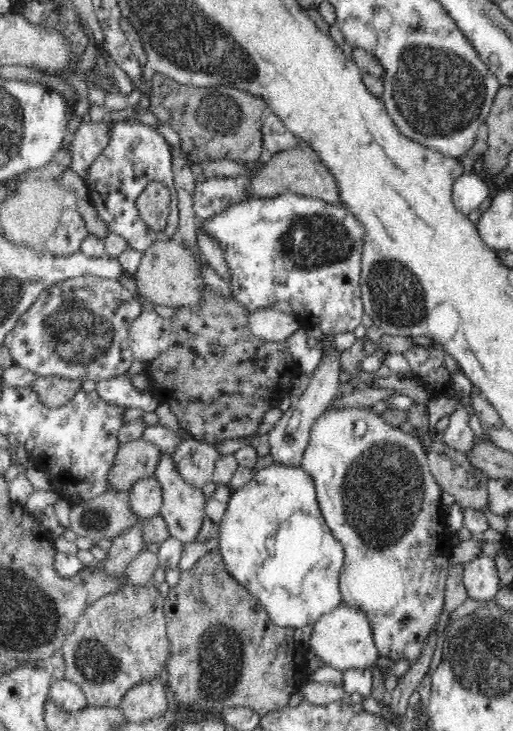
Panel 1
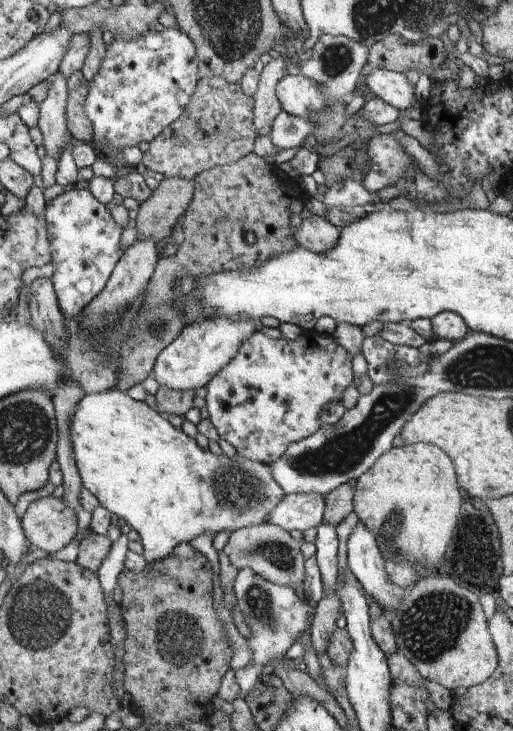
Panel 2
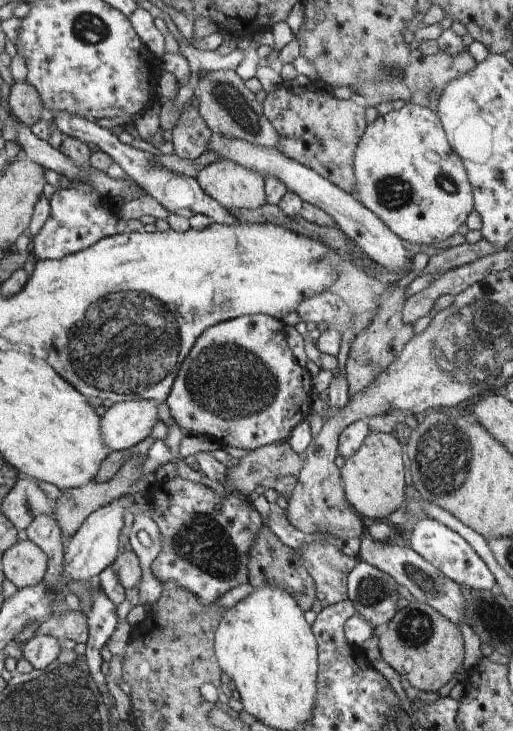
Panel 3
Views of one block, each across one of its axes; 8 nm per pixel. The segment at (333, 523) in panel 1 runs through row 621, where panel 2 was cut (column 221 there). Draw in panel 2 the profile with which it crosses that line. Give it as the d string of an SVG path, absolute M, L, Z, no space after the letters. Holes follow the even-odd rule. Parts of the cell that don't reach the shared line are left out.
M258 330L240 347L239 354L205 386L210 422L220 438L236 448L238 456L248 456L264 464L278 460L292 443L308 438L323 426L320 414L330 402L341 402L351 386L352 358L332 335L320 333L315 341L315 344L310 343L303 334L295 341L282 337L272 339Z

